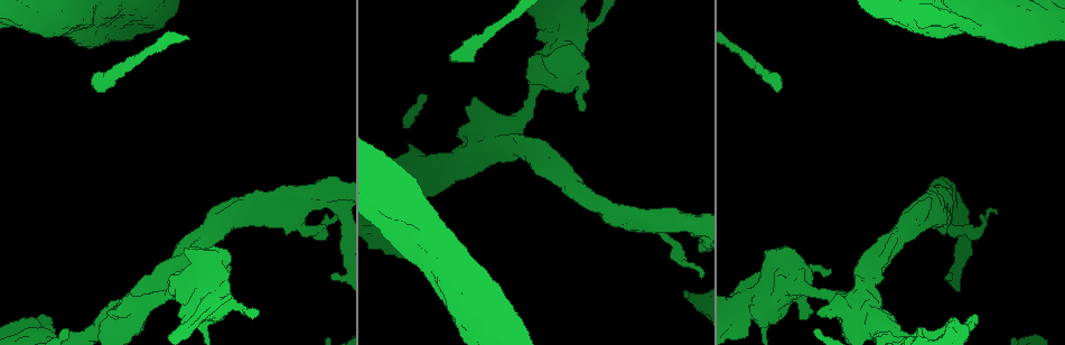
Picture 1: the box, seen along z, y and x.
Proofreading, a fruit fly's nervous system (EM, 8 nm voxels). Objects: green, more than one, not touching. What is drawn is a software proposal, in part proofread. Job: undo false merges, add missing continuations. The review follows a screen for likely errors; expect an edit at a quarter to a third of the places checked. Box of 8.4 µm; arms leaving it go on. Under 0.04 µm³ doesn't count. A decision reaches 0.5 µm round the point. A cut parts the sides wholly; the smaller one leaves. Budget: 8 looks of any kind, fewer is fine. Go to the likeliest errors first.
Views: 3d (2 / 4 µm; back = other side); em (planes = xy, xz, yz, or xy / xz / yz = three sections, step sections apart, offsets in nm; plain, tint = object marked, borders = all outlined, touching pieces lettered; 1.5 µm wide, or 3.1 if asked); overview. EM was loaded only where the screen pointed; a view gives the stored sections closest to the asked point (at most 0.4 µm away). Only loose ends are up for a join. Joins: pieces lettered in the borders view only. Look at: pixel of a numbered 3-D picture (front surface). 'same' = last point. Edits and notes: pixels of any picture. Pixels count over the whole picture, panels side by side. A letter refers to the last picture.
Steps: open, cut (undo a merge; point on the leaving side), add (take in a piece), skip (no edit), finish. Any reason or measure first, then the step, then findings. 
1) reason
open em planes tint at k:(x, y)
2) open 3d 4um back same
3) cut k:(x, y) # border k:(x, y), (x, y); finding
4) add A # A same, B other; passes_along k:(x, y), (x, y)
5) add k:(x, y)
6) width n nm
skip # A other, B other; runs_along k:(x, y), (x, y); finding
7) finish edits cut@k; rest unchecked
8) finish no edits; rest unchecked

sudden change in width
open em planes tint at 1:(737, 312)

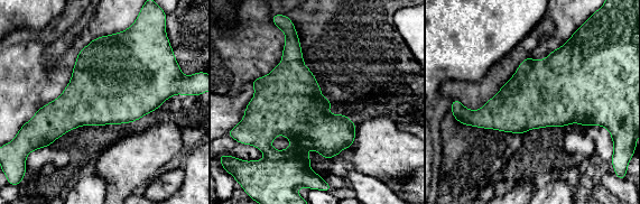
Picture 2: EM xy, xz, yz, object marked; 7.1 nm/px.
see the neighbours
open em planes borders same

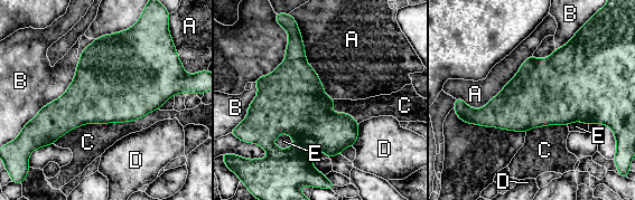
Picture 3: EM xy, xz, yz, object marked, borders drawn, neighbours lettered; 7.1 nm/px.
skip # A other, B other, C other, D other, E other; one neuron here

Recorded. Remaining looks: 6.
thick turns thin
open em 3.1um yz step 8 borders at 1:(427, 244)

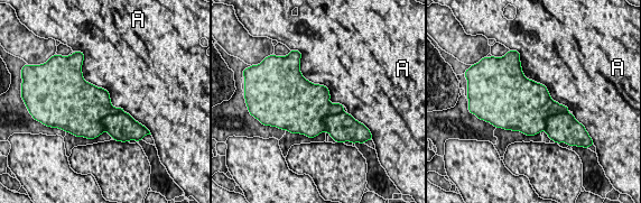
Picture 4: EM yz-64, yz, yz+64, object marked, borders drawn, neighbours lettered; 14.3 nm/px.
longest_contact A 1050 nm
skip # A other; border 4:(82, 73), (138, 121); all the same neuron

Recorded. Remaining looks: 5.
free end
open 3d 4um at 1:(582, 109)

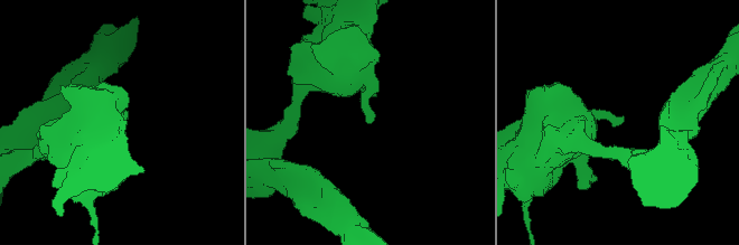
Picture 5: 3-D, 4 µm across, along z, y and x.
open em planes borders at 5:(623, 122)

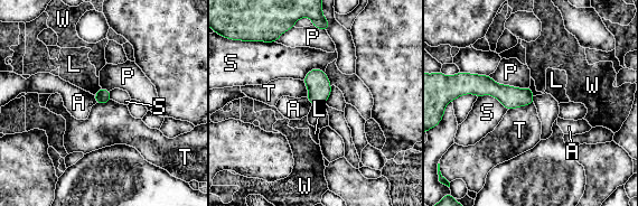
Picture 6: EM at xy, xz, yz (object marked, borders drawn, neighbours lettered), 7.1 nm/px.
width 100 nm
skip # A other, L other, P other, S other, T other, W other; runs_along 6:(465, 90), (491, 87), (531, 100); none of them fits

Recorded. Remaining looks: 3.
finish no edits; rest unchecked

